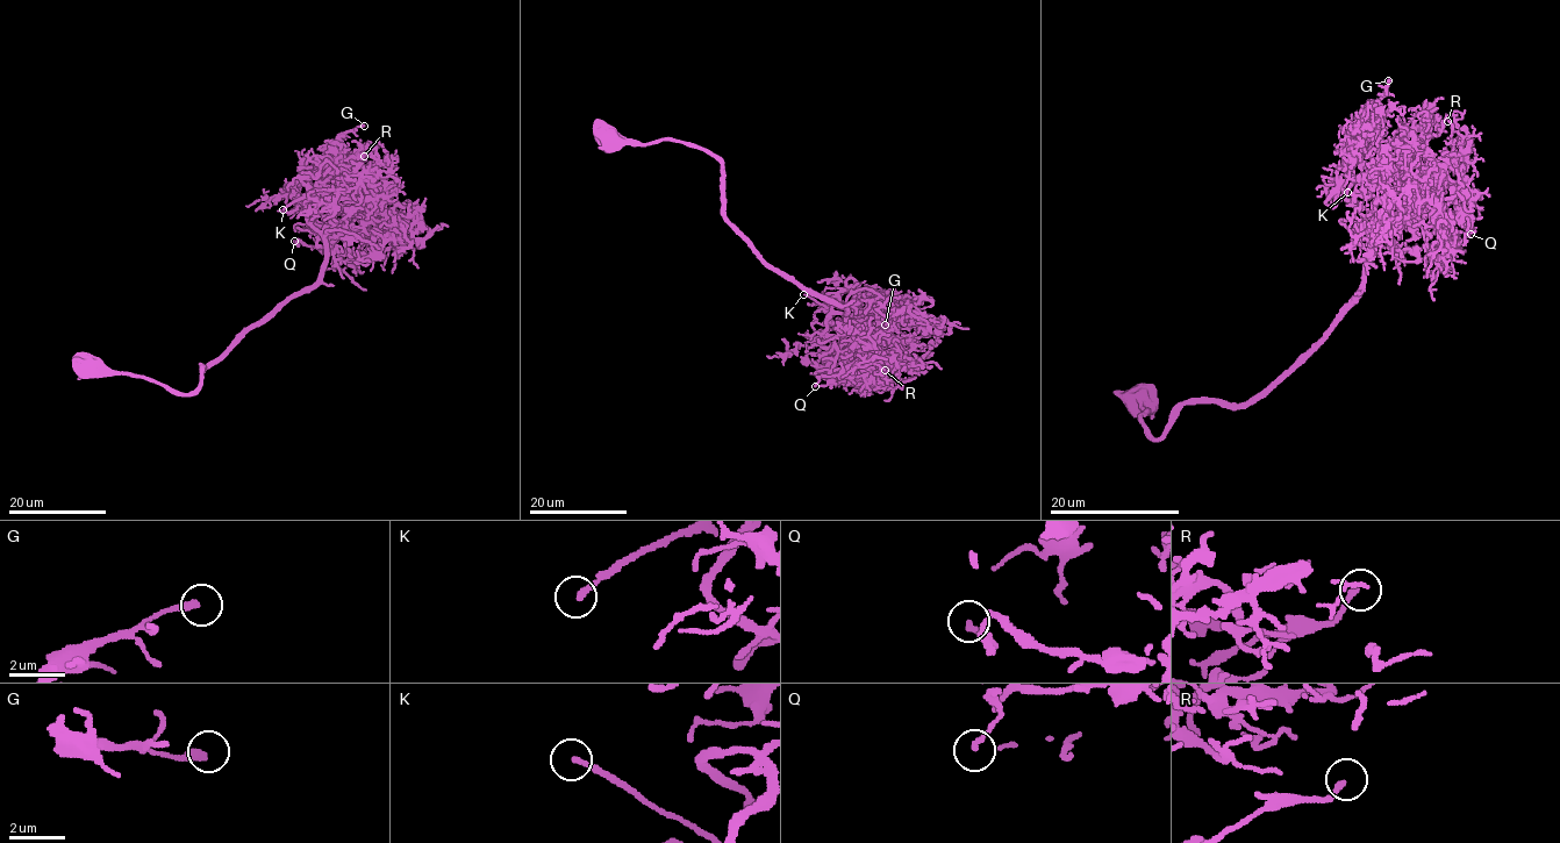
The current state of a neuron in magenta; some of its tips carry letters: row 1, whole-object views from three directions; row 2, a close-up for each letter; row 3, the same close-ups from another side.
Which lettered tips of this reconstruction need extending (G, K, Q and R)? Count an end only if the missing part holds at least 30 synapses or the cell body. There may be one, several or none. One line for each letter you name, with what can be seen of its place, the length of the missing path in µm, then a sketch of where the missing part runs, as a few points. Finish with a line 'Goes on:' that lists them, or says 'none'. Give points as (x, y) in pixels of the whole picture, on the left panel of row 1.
Goes on: none

